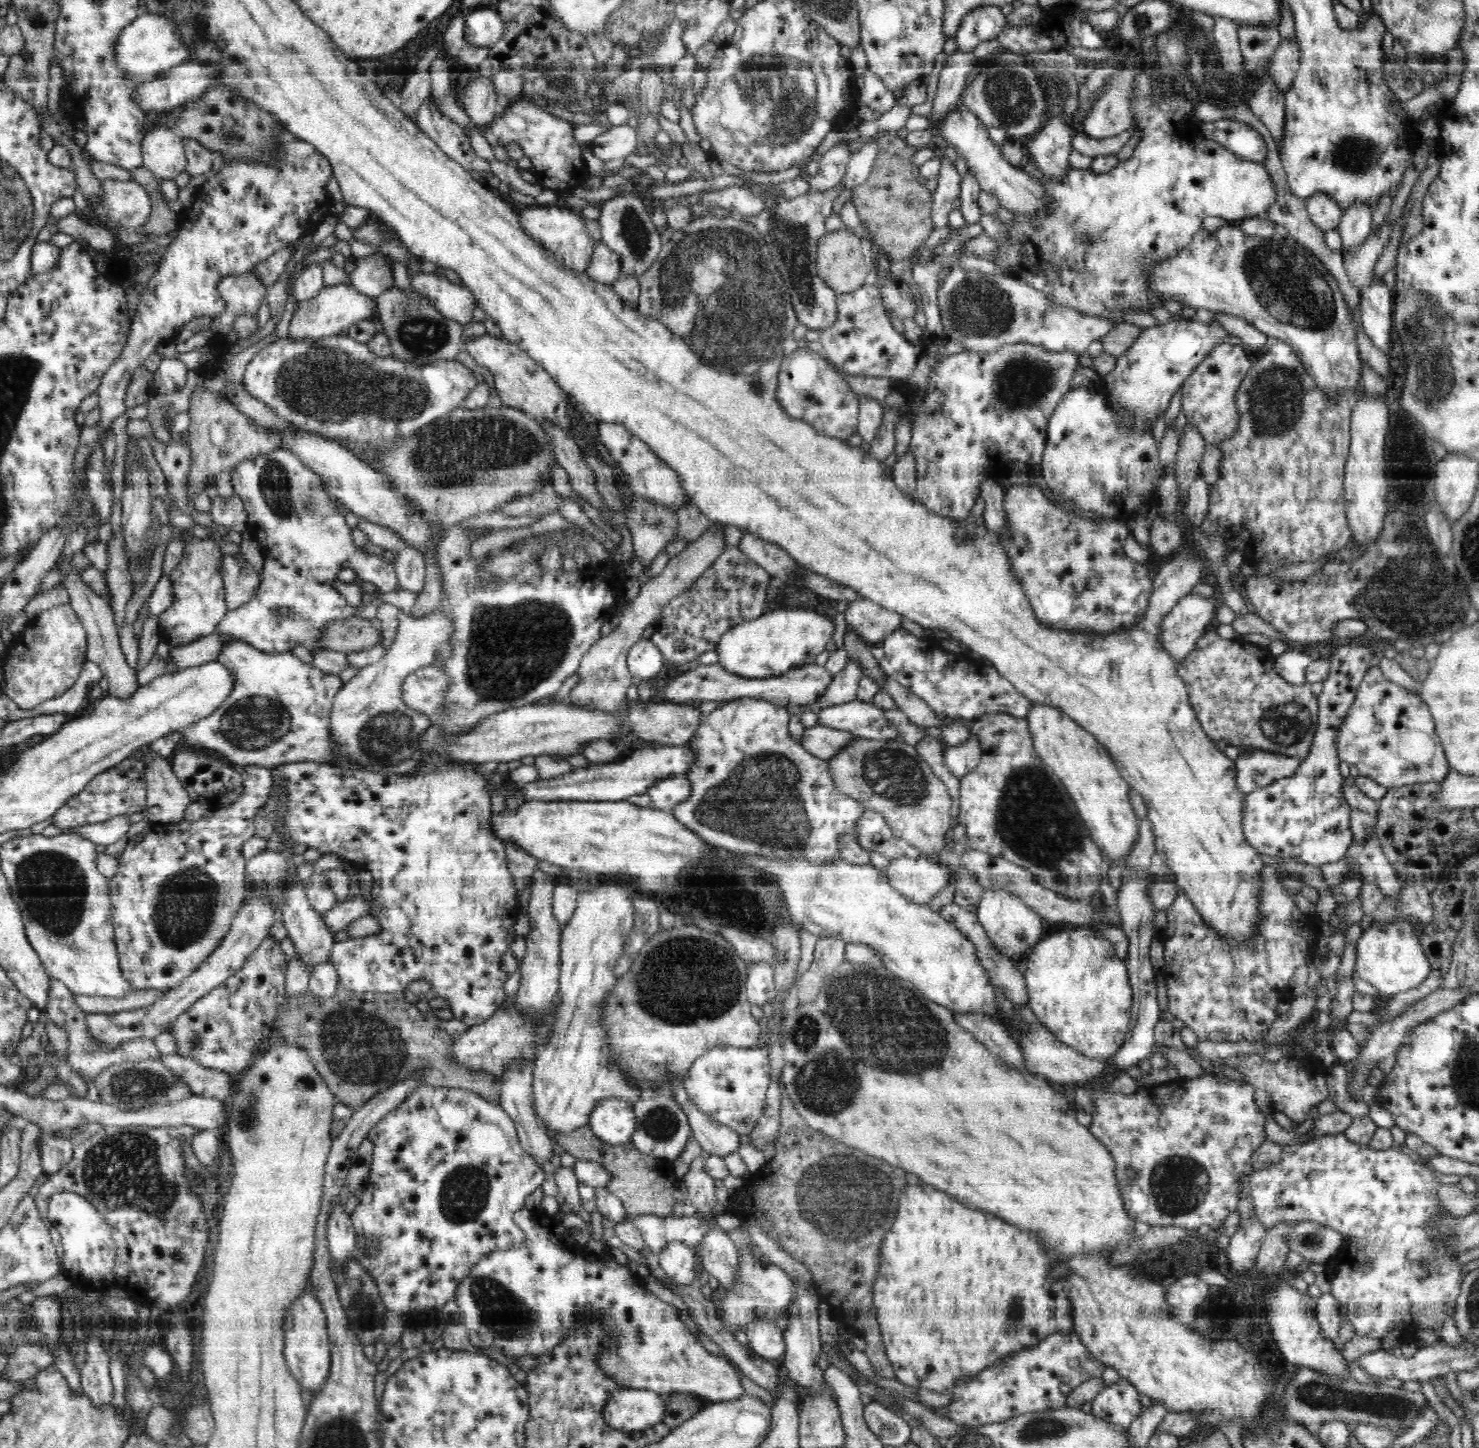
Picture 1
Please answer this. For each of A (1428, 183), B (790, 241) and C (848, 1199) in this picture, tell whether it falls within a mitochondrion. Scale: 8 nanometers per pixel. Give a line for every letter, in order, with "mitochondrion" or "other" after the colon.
A: other
B: mitochondrion
C: mitochondrion

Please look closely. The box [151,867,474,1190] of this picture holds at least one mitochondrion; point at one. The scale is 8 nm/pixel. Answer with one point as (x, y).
(361, 1047)

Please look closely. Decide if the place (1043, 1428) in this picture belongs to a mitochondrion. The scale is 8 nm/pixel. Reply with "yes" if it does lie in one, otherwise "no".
yes

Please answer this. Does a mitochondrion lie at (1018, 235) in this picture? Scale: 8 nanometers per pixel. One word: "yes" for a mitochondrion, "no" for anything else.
no

